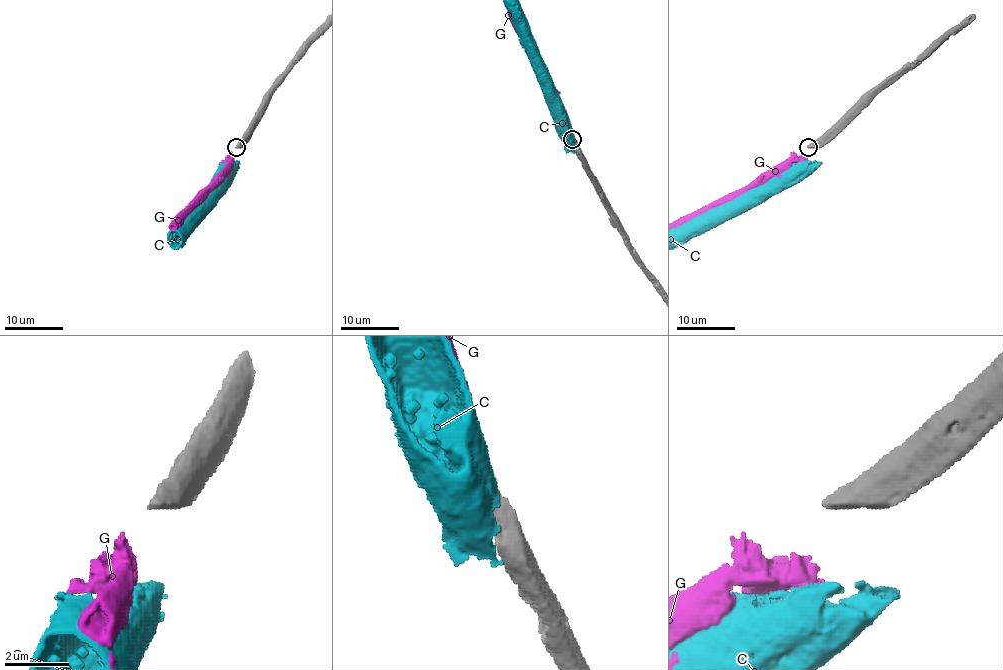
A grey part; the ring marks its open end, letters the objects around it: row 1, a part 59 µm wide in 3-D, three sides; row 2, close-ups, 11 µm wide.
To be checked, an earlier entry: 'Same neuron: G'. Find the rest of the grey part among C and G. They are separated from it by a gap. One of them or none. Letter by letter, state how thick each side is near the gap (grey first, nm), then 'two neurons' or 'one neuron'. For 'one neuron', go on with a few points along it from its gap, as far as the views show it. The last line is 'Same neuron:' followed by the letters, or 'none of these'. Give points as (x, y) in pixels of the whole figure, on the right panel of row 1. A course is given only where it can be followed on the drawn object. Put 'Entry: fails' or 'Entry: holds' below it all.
C: 480 nm thick on the grey side, 750 nm on the other; two neurons
G: 480 nm thick on the grey side, 600 nm on the other; one neuron
Same neuron: G
Entry: holds

